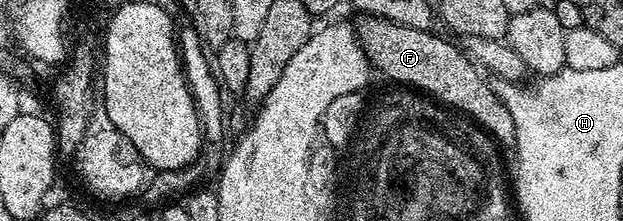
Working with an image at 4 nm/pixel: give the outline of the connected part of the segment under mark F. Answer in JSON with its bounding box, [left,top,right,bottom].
[357,17,515,149]

